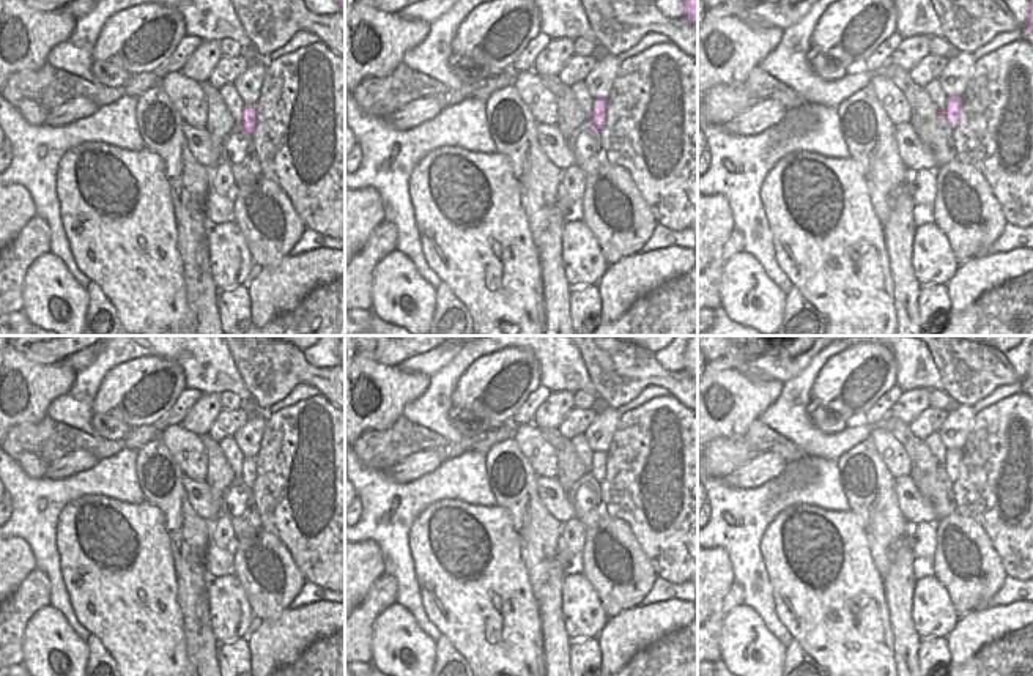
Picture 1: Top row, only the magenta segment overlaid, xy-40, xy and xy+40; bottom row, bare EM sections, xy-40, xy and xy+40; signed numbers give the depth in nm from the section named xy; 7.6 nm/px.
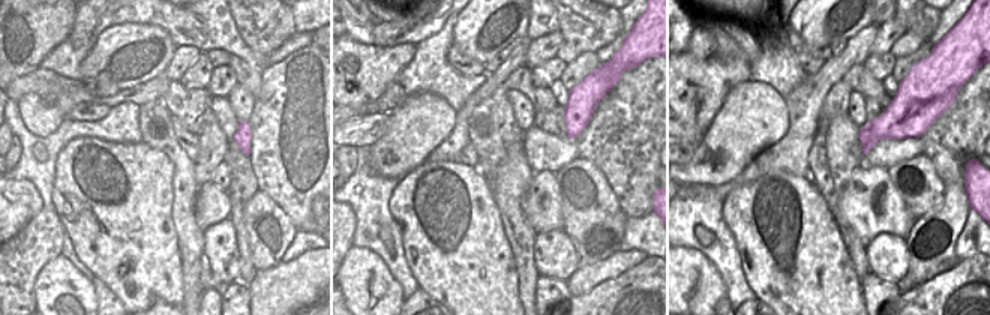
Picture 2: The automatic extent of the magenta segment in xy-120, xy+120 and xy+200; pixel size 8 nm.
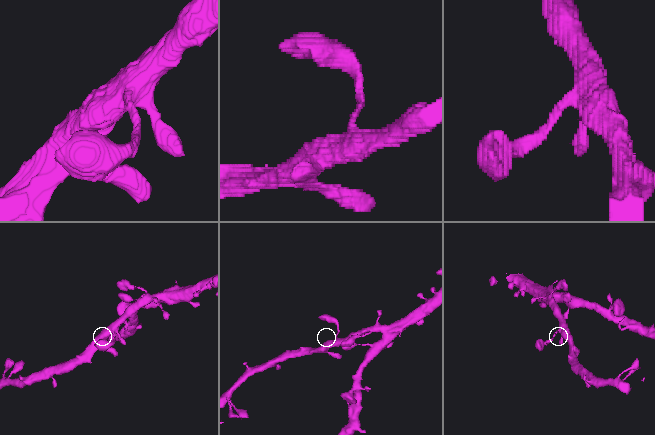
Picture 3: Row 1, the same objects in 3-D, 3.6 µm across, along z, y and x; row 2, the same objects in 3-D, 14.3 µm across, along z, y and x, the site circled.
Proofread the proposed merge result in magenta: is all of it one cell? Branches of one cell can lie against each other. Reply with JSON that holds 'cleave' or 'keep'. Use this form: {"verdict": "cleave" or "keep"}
{"verdict": "keep"}

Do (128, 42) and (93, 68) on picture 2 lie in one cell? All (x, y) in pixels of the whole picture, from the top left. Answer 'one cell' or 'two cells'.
one cell

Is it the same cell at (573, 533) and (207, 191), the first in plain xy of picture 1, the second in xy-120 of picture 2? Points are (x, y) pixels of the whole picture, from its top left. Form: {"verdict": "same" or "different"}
{"verdict": "different"}

